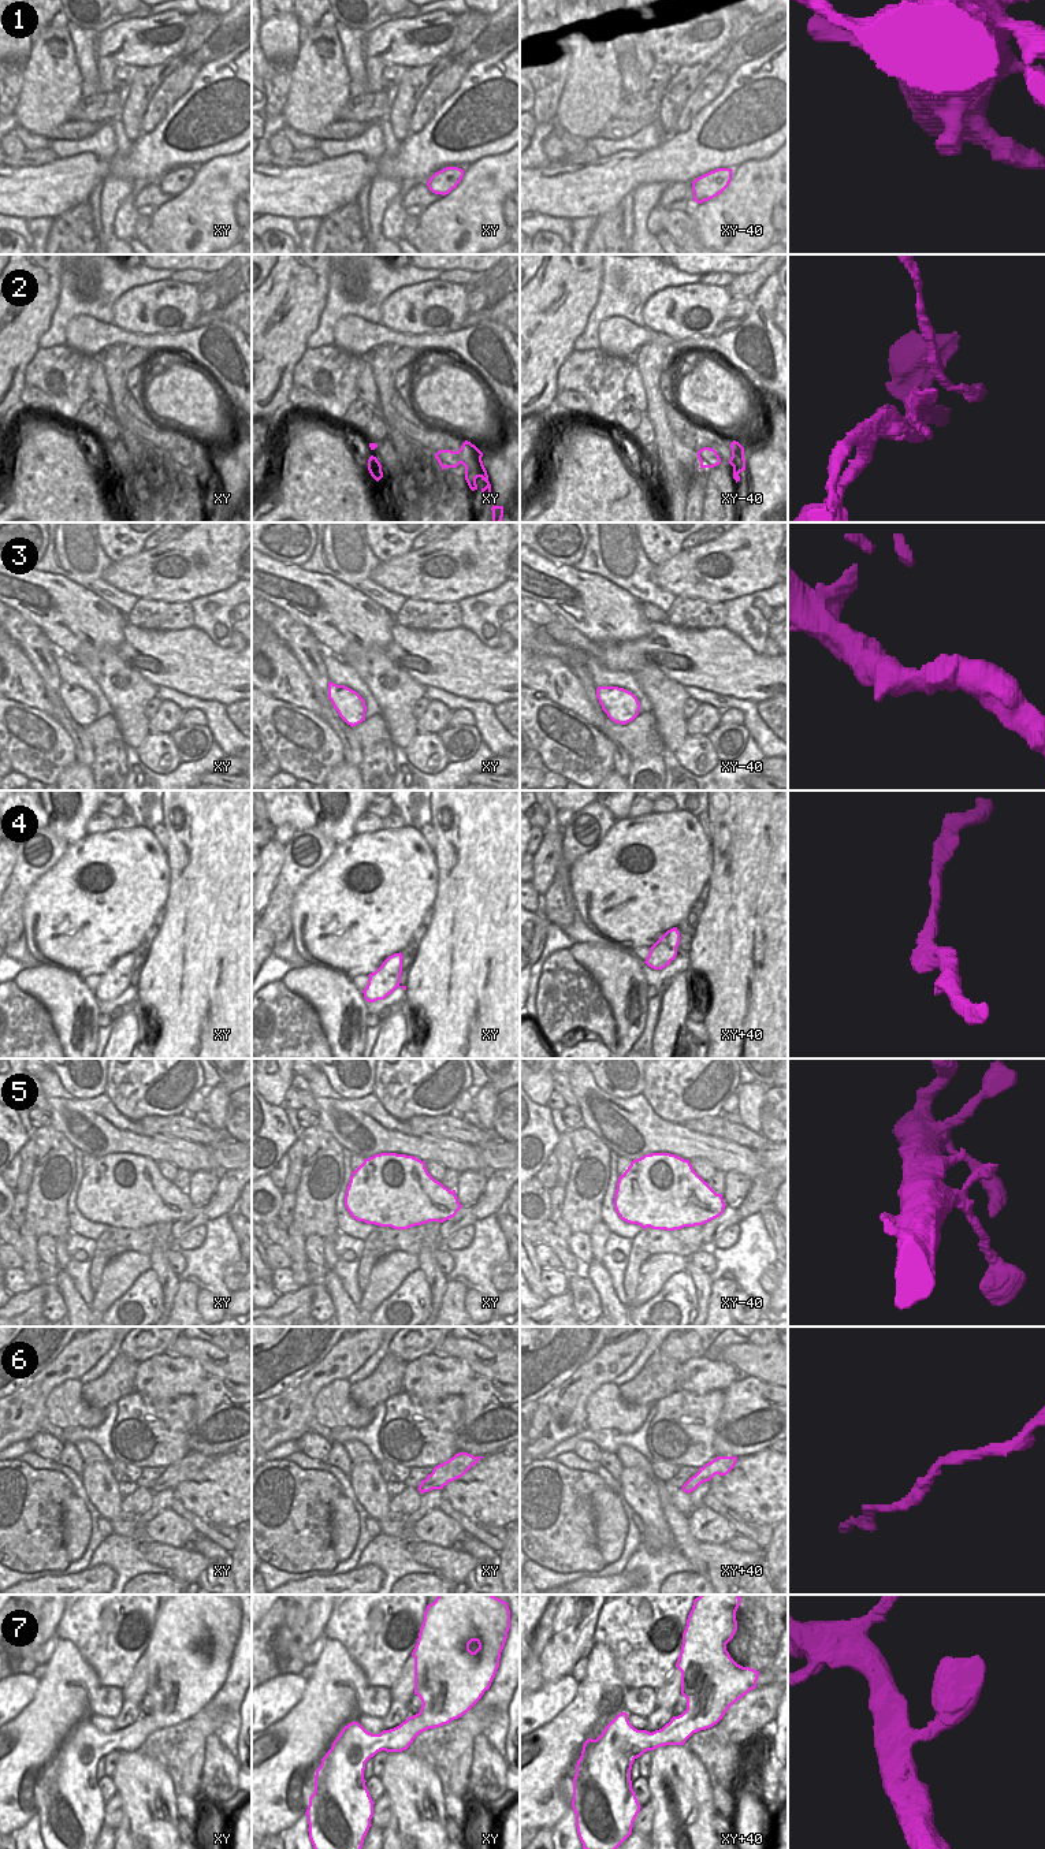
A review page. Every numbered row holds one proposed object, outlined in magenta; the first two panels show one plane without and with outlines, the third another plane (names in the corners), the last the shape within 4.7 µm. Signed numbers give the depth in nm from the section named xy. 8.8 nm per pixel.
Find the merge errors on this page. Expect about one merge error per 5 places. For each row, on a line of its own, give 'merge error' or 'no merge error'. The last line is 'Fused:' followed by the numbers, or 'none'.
1: no merge error
2: merge error
3: no merge error
4: no merge error
5: no merge error
6: no merge error
7: no merge error
Fused: 2

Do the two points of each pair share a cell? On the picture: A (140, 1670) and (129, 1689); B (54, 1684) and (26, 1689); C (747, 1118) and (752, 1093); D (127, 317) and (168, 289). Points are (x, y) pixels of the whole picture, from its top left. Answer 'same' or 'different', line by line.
A: same
B: different
C: same
D: same

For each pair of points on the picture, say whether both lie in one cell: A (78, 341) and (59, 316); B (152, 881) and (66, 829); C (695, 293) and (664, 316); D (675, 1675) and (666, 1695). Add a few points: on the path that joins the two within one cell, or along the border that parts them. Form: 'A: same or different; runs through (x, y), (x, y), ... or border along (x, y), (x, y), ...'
A: different; border along (97, 319), (75, 315), (66, 324), (64, 343)
B: different; border along (88, 834), (69, 845)
C: same; runs through (688, 301), (672, 317)
D: same; runs through (673, 1680), (669, 1691)

